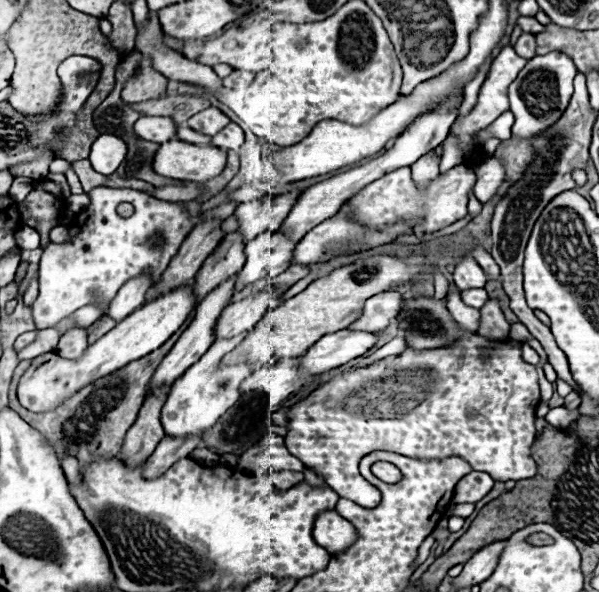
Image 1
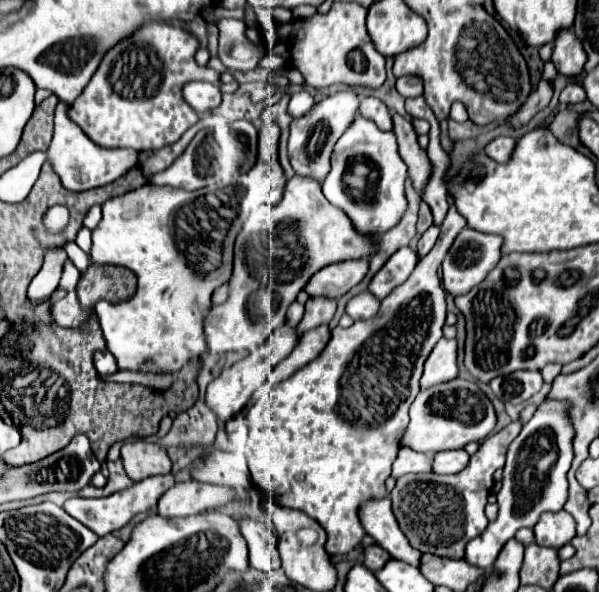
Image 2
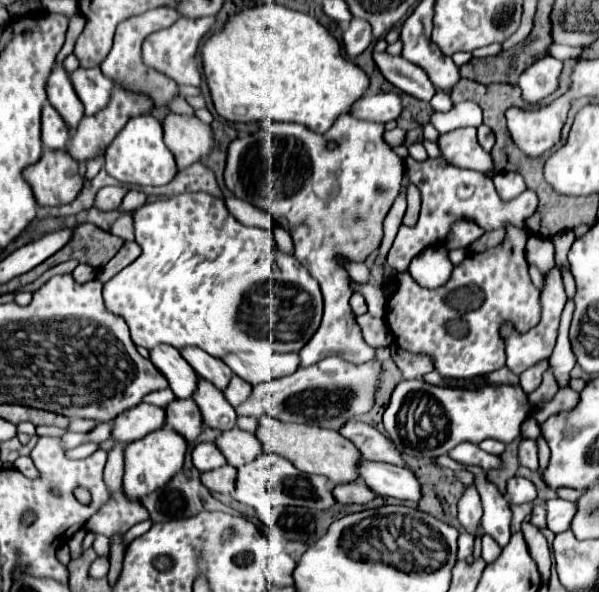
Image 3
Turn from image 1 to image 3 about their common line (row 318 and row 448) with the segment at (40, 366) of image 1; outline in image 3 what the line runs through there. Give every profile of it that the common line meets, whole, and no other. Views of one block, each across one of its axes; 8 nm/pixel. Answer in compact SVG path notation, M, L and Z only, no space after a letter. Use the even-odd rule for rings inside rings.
M162 426L152 434L146 434L146 438L126 444L124 446L124 492L130 498L140 500L142 496L164 486L182 468L184 454L186 454L186 440L170 426Z

